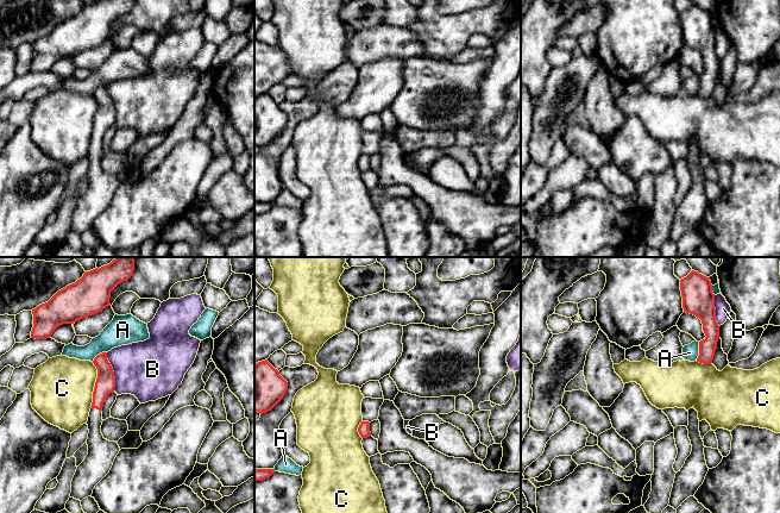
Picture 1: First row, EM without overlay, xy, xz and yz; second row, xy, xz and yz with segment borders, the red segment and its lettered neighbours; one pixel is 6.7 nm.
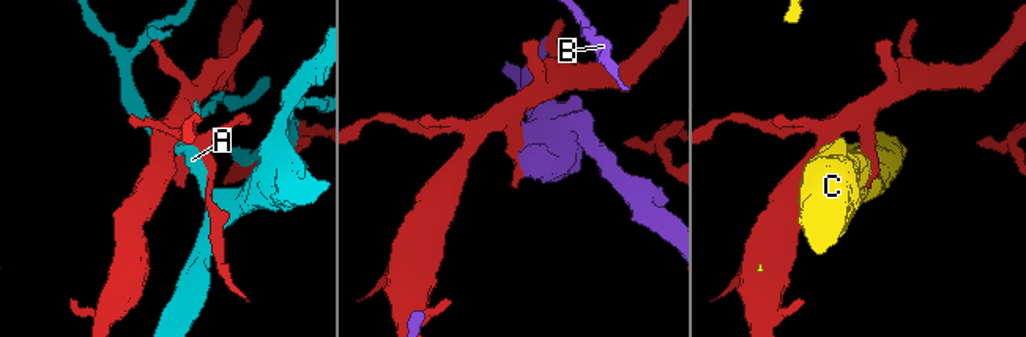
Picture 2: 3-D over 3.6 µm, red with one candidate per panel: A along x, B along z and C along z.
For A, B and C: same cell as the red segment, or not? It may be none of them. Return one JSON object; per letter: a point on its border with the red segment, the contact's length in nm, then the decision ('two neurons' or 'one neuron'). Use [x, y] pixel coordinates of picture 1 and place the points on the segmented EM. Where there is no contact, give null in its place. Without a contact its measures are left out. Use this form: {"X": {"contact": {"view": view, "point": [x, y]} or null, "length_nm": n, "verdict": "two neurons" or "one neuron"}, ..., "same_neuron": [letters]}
{"A": {"contact": {"view": "yz", "point": [699, 351]}, "length_nm": 130, "verdict": "two neurons"}, "B": {"contact": {"view": "xy", "point": [113, 371]}, "length_nm": 280, "verdict": "two neurons"}, "C": {"contact": {"view": "xy", "point": [95, 385]}, "length_nm": 320, "verdict": "two neurons"}, "same_neuron": []}

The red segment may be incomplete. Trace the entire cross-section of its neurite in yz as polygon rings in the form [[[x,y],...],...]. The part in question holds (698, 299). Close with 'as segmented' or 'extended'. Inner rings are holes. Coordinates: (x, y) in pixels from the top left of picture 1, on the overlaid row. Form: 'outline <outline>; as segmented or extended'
outline [[[692,270],[680,280],[684,312],[696,315],[702,320],[705,338],[699,342],[699,356],[697,362],[712,363],[719,325],[716,321],[715,294],[709,277]]]; as segmented

